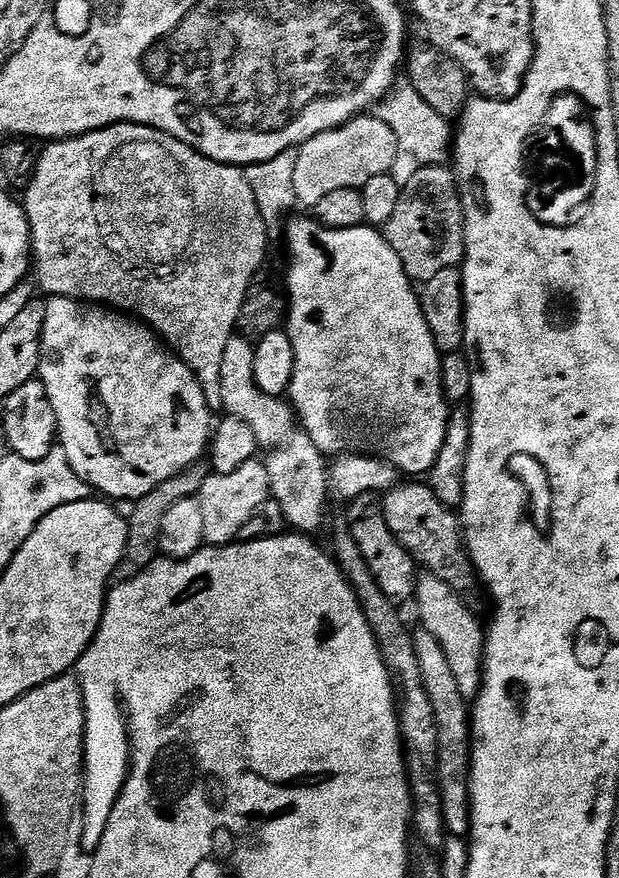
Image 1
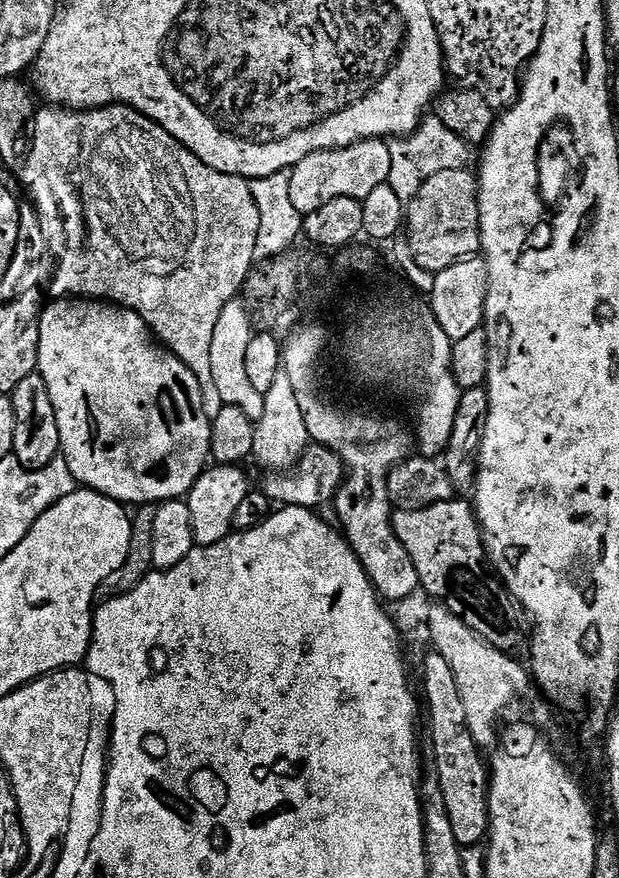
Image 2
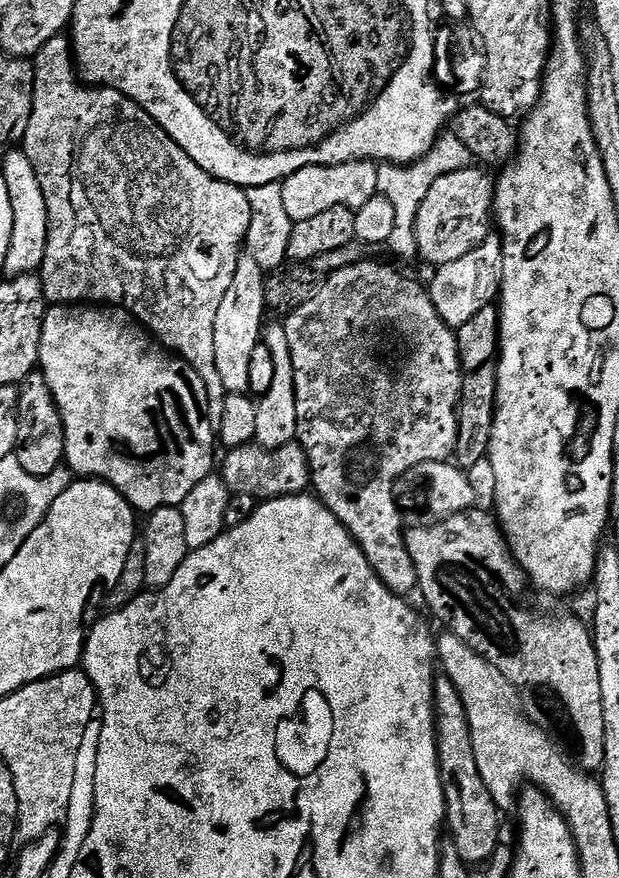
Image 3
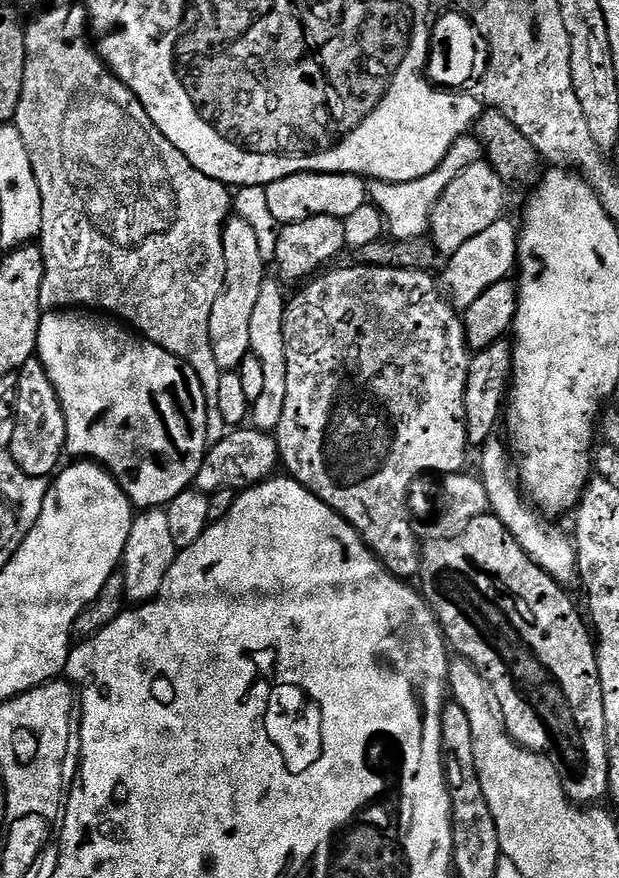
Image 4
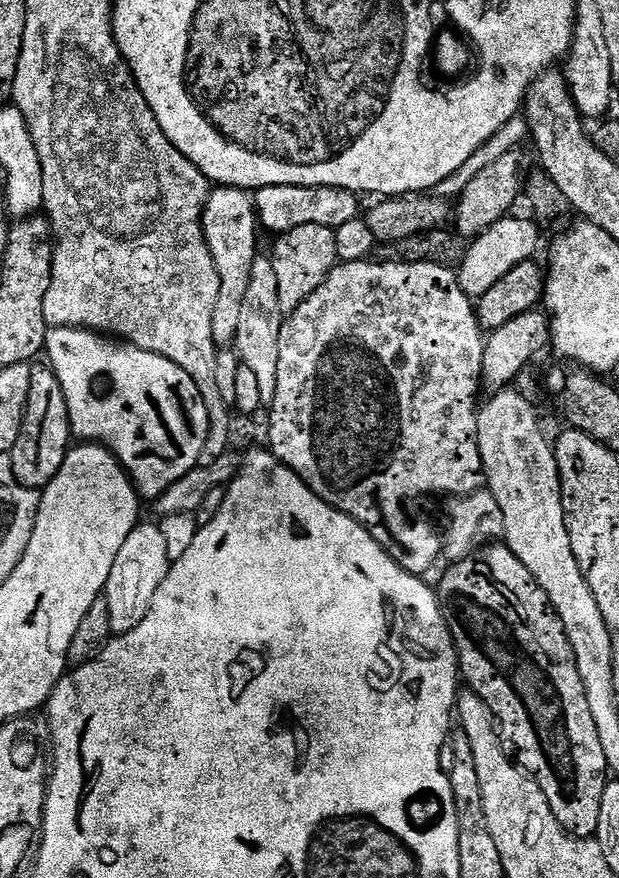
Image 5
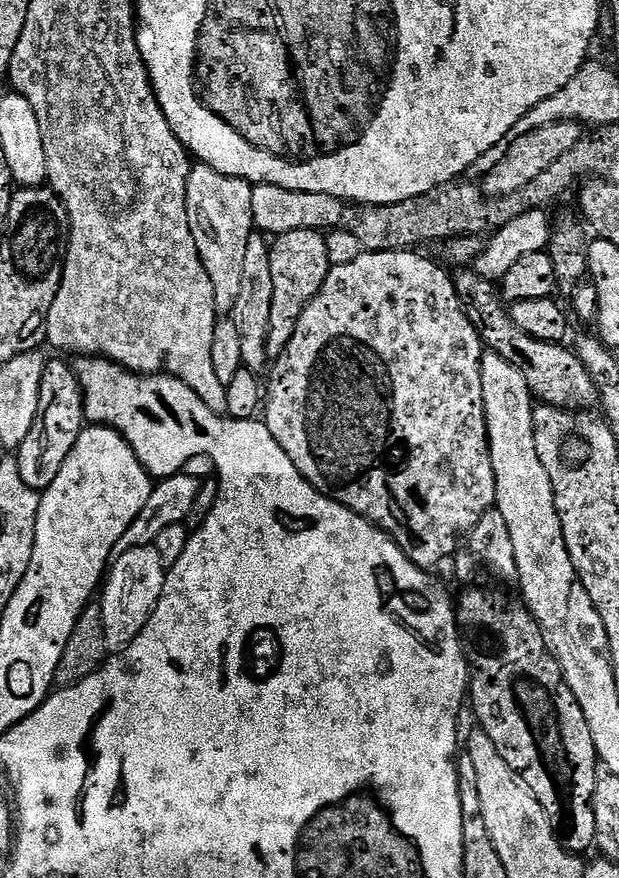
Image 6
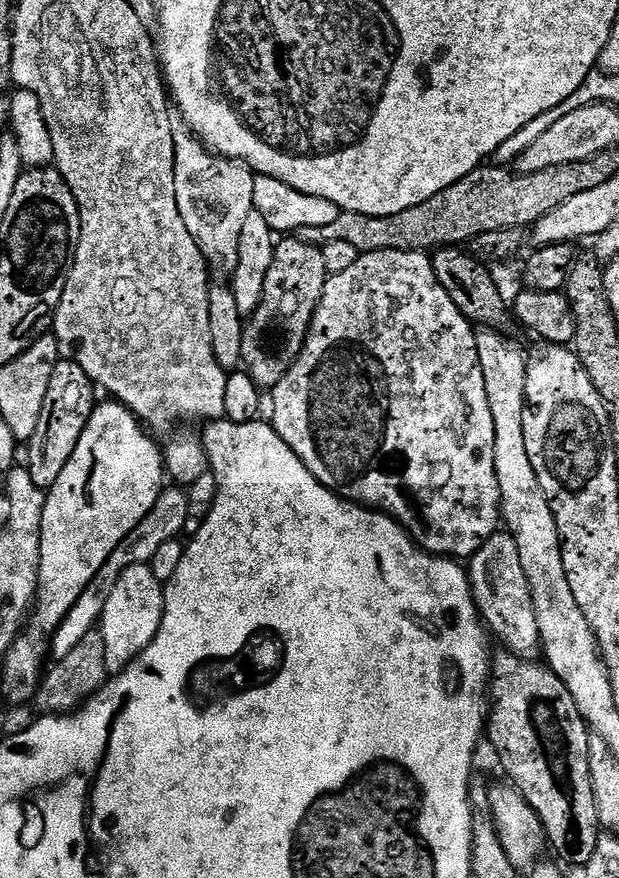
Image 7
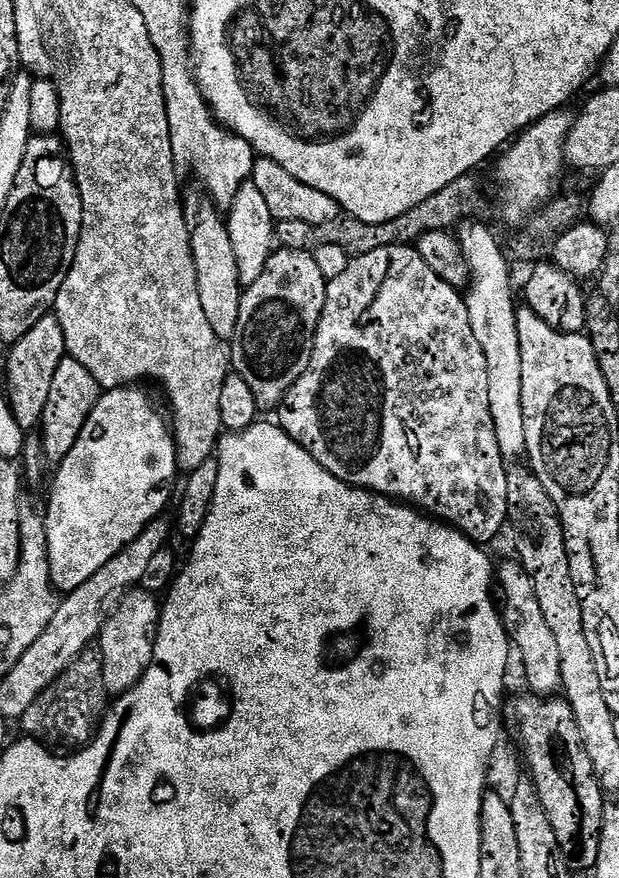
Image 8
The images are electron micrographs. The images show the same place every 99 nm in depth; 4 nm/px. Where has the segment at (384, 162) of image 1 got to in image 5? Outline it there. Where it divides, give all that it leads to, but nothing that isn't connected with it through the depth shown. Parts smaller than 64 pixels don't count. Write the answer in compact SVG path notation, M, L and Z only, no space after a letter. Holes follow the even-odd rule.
M266 186L254 192L256 214L272 234L289 232L298 226L326 226L338 229L361 215L357 193L345 188L307 188L306 186Z

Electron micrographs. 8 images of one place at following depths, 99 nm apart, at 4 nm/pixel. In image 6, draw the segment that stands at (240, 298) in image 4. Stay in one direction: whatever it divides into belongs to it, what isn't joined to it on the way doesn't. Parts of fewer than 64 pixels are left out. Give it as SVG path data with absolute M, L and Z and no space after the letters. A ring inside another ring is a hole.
M193 163L192 173L186 188L186 214L190 218L190 234L194 234L194 246L198 246L198 254L202 258L202 266L206 266L206 274L210 274L210 282L214 286L214 302L220 314L231 313L234 302L238 302L238 293L242 287L242 269L246 259L246 245L254 235L254 210L252 209L253 185L237 176L214 170L208 164Z

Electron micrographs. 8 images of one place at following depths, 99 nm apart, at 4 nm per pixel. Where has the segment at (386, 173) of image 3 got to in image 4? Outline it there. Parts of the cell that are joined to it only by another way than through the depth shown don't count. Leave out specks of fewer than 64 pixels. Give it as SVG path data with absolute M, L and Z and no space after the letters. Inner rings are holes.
M465 134L448 151L444 161L434 170L430 170L430 174L414 178L414 182L391 184L385 180L375 181L370 188L370 200L384 215L387 235L402 242L427 237L432 226L432 211L434 206L438 206L446 188L458 178L458 174L462 174L462 170L470 170L470 166L481 163L481 160L482 149L475 135Z

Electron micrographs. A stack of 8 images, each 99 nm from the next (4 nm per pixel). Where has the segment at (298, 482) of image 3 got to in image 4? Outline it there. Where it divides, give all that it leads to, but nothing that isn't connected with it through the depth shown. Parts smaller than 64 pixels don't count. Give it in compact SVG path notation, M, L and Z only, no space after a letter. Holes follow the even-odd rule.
M241 426L225 434L222 442L209 447L196 475L195 487L205 494L220 492L223 488L240 488L236 490L255 488L257 484L273 479L281 464L280 447L276 445L275 435L261 432L255 426Z

